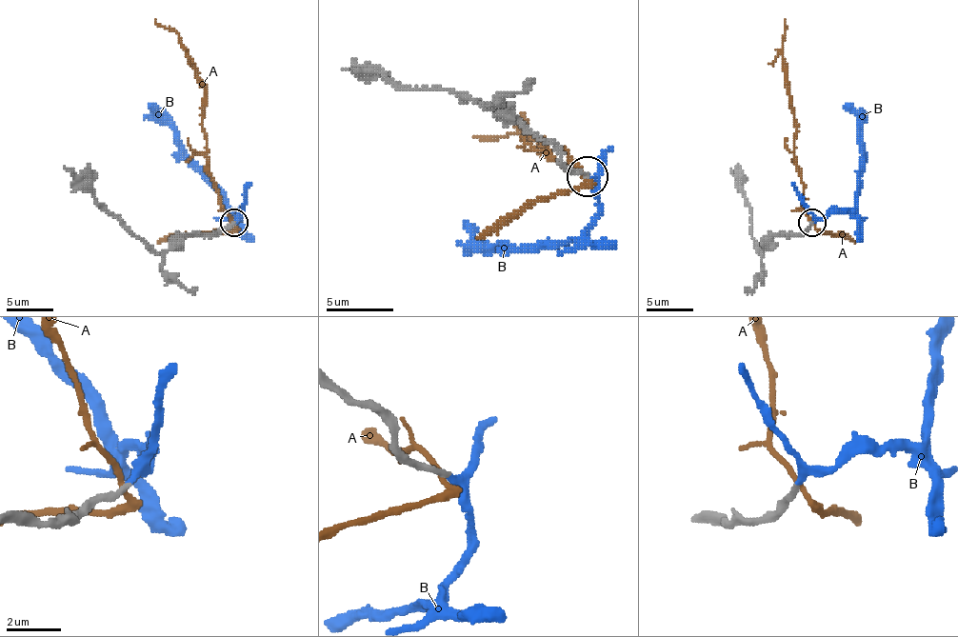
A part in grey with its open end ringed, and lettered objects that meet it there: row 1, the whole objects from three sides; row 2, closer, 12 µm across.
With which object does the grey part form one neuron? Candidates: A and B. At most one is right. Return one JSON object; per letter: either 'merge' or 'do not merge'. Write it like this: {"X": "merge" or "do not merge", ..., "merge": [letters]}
{"A": "do not merge", "B": "merge", "merge": ["B"]}

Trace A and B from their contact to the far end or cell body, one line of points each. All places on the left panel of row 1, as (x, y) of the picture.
A: (232, 222), (223, 208), (216, 182), (209, 170), (202, 80), (181, 37), (155, 19)
B: (232, 222), (242, 212), (229, 206), (225, 194), (186, 152), (171, 129), (148, 106)

